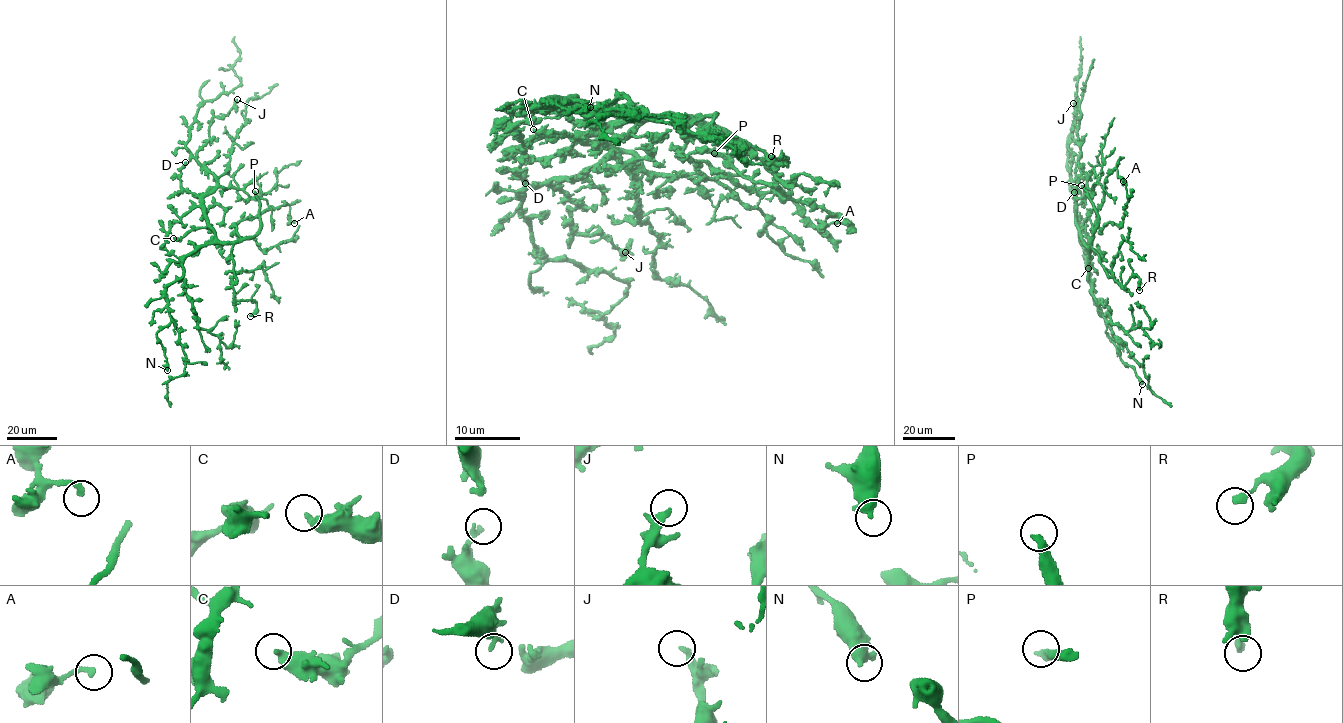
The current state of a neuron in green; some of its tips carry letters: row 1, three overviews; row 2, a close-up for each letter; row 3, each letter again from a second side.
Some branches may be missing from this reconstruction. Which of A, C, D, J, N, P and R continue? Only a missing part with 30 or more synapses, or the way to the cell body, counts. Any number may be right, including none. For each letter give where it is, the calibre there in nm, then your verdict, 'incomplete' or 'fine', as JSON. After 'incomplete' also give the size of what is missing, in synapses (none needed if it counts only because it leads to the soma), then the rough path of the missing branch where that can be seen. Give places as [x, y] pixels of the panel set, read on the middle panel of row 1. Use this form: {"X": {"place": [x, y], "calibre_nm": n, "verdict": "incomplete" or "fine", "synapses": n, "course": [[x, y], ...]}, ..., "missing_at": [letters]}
{"A": {"place": [837, 223], "calibre_nm": 240, "verdict": "fine"}, "C": {"place": [533, 129], "calibre_nm": 400, "verdict": "fine"}, "D": {"place": [525, 183], "calibre_nm": 220, "verdict": "fine"}, "J": {"place": [625, 252], "calibre_nm": 260, "verdict": "fine"}, "N": {"place": [590, 107], "calibre_nm": 500, "verdict": "fine"}, "P": {"place": [714, 153], "calibre_nm": 340, "verdict": "incomplete", "course": [[714, 153], [663, 172], [599, 154], [609, 151], [608, 131], [531, 133]]}, "R": {"place": [771, 156], "calibre_nm": 240, "verdict": "fine"}, "missing_at": ["P"]}

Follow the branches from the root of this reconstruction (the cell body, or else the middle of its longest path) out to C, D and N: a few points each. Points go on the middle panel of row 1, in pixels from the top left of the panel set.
C: (599, 132), (603, 123), (610, 124), (607, 131), (573, 135), (533, 129)
D: (599, 132), (553, 155), (525, 161), (519, 166), (520, 176), (516, 179), (523, 176), (525, 183)
N: (599, 132), (639, 117), (569, 105), (574, 95), (540, 106), (590, 107)

